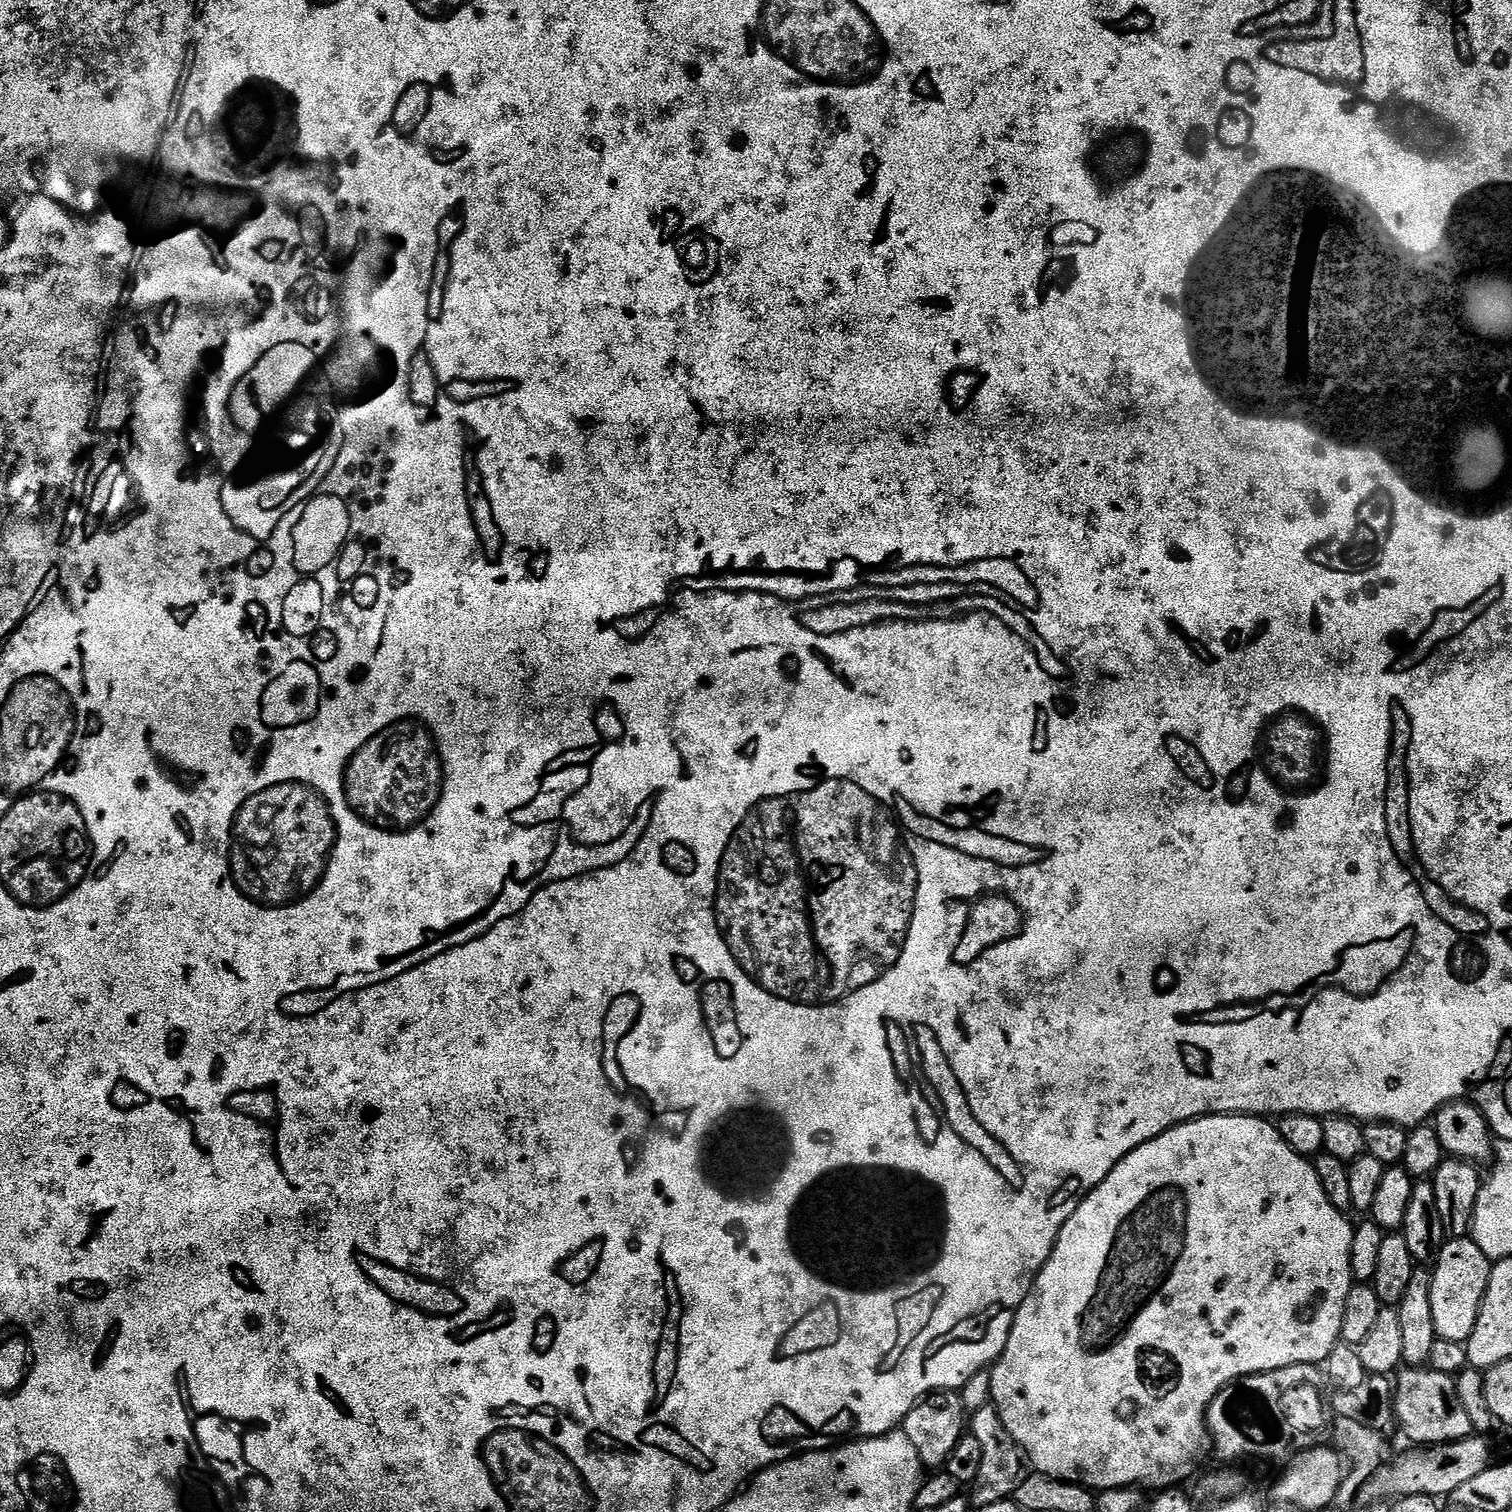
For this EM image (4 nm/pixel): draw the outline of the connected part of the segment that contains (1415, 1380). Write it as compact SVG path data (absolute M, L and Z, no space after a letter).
M1427 1366L1405 1367L1395 1377L1394 1420L1398 1428L1400 1424L1401 1430L1416 1443L1413 1444L1416 1446L1452 1444L1456 1440L1465 1440L1474 1432L1470 1418L1456 1401L1453 1377L1438 1374Z

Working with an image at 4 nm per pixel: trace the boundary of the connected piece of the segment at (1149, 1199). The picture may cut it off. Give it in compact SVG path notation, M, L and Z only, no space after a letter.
M1221 1114L1218 1116L1202 1116L1199 1120L1187 1120L1185 1124L1163 1132L1158 1138L1146 1142L1135 1148L1128 1156L1123 1156L1114 1166L1108 1177L1095 1188L1090 1195L1085 1196L1083 1202L1074 1210L1074 1214L1062 1226L1060 1236L1056 1240L1050 1258L1037 1274L1028 1296L1015 1309L1012 1316L1010 1338L1006 1342L1003 1354L991 1369L992 1398L996 1412L1002 1418L1006 1430L1014 1438L1014 1442L1022 1449L1029 1465L1033 1464L1039 1475L1049 1480L1060 1480L1065 1484L1083 1486L1089 1490L1103 1490L1105 1488L1135 1488L1137 1490L1163 1490L1183 1485L1183 1480L1196 1468L1196 1459L1200 1451L1206 1448L1206 1415L1210 1402L1227 1384L1241 1380L1243 1376L1256 1376L1259 1372L1273 1372L1279 1368L1289 1368L1295 1364L1323 1365L1326 1354L1334 1350L1334 1346L1341 1343L1342 1310L1346 1310L1346 1294L1350 1294L1353 1286L1351 1274L1351 1242L1354 1224L1347 1220L1345 1213L1326 1198L1326 1190L1322 1190L1322 1182L1318 1182L1315 1167L1305 1157L1299 1156L1295 1150L1284 1141L1279 1127L1271 1119L1259 1116L1238 1116L1235 1114Z

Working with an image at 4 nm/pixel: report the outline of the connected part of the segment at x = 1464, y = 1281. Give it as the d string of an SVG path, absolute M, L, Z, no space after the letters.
M1452 1238L1439 1249L1438 1255L1434 1261L1434 1269L1430 1276L1432 1289L1430 1290L1430 1310L1433 1311L1434 1326L1439 1339L1449 1340L1464 1344L1470 1338L1474 1330L1474 1322L1478 1322L1478 1310L1486 1294L1488 1279L1492 1273L1493 1261L1478 1250L1478 1246L1470 1238Z

